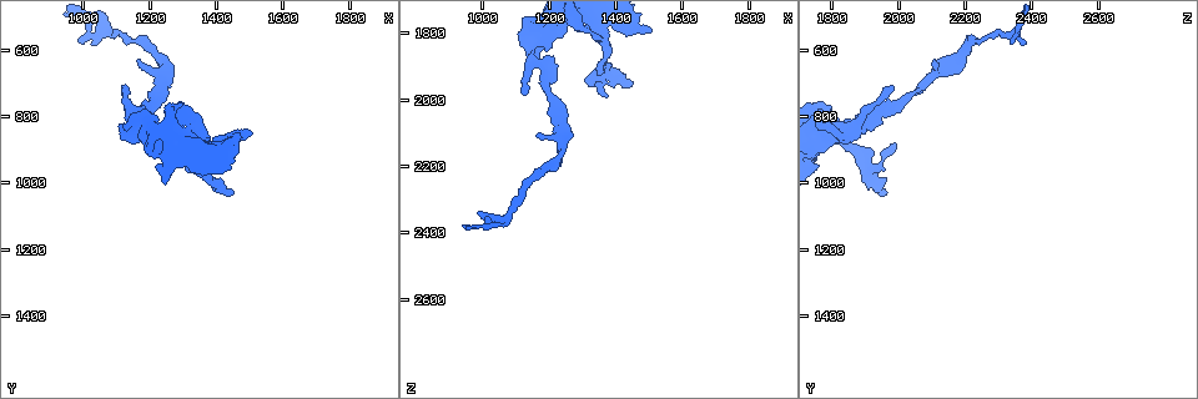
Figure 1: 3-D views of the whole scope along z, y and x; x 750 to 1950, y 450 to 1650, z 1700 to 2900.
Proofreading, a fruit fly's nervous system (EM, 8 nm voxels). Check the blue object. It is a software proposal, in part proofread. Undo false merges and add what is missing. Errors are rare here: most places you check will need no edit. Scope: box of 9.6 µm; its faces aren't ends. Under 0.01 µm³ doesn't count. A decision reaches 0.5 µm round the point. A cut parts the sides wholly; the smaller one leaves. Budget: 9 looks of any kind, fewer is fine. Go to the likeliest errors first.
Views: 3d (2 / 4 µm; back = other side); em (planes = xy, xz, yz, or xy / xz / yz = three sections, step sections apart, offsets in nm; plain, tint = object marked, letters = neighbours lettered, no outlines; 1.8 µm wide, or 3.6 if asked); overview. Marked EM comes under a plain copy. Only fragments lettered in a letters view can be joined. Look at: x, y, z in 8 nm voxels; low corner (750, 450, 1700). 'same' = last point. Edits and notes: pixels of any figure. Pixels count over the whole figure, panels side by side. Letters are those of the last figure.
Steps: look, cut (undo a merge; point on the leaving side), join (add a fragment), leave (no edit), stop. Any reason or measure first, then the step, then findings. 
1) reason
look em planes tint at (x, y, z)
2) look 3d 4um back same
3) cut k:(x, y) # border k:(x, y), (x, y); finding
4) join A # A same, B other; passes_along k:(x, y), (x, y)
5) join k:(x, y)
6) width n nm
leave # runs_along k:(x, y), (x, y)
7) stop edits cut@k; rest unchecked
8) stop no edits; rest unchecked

branch stops here
look em planes letters at (1380, 890, 1990)

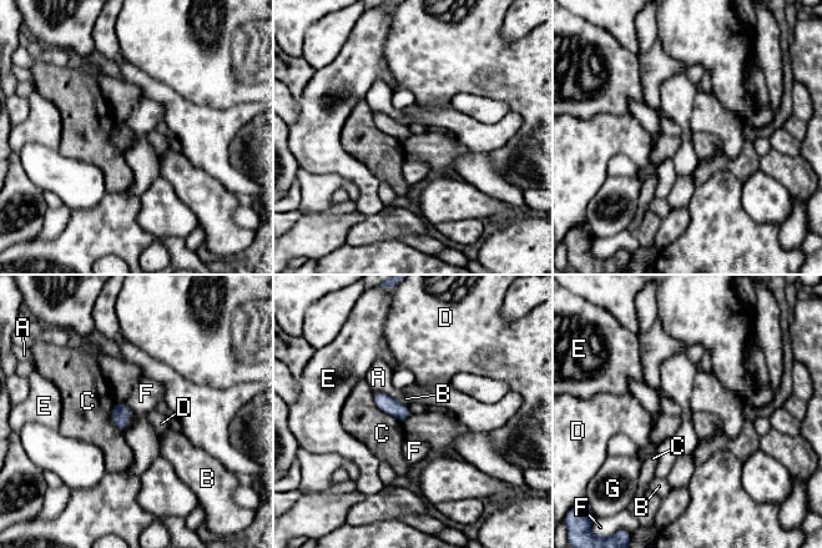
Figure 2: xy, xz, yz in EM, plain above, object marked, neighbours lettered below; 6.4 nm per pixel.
longest_contact C 260 nm
leave # A other, B other, C other, D other, E other, F other, G other; border 2:(132, 412), (125, 428); no lettered fragment goes on from it

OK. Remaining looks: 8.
free end
look em planes letters at (1130, 710, 1980)

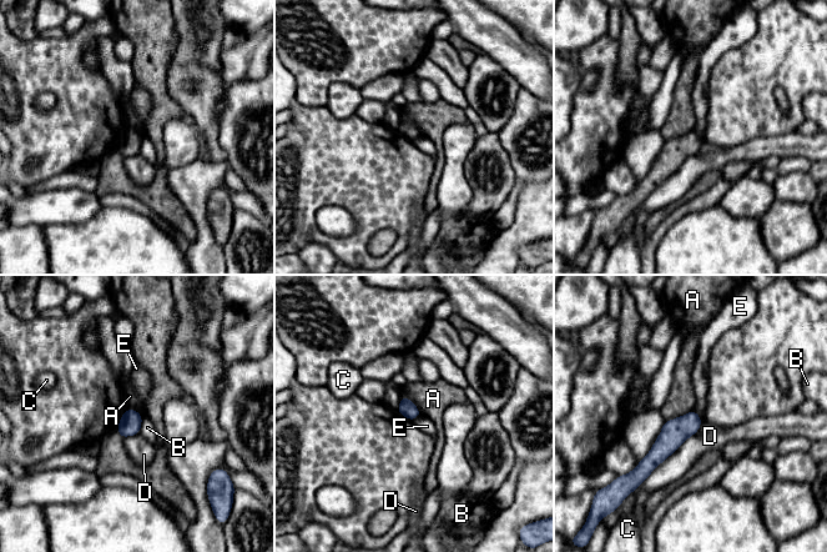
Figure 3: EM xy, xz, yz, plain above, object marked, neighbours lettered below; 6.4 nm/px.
leave # A other, B other, C other, D other, E other; border 3:(422, 415), (412, 421); none of them fits

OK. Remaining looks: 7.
sudden change in width
look 3d 2um back at (1180, 840, 1800)

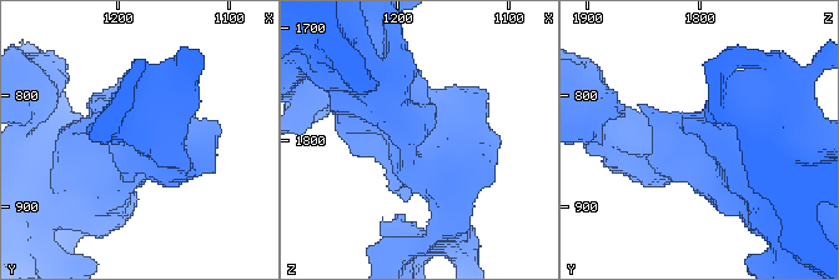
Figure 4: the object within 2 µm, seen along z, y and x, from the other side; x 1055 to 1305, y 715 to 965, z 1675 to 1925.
look em xy step 8 tint at (1184, 844, 1794)

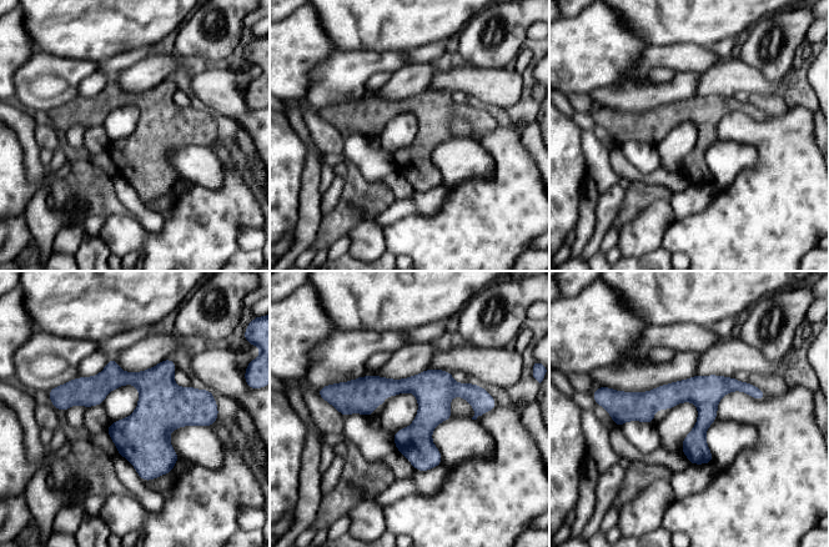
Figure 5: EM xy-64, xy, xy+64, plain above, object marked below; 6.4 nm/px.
look em yz step 16 letters same

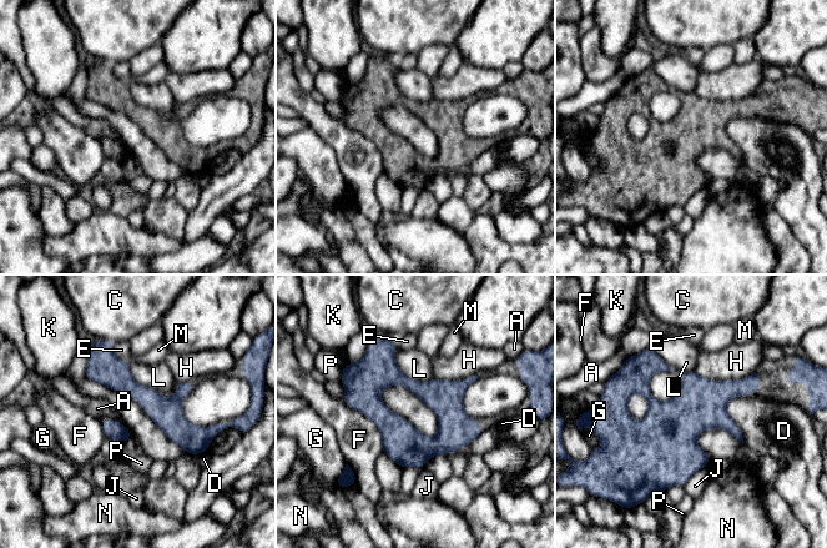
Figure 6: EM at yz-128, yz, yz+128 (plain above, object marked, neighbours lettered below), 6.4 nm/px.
width 90 nm
leave # A other, C other, D other, E other, F other, G other, H other, J other, K other, L other, M other, N other, P other; runs_along 6:(90, 360), (145, 395), (200, 448); continuous, no second neuron

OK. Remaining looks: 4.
tapers out
look em planes letters at (980, 580, 2340)

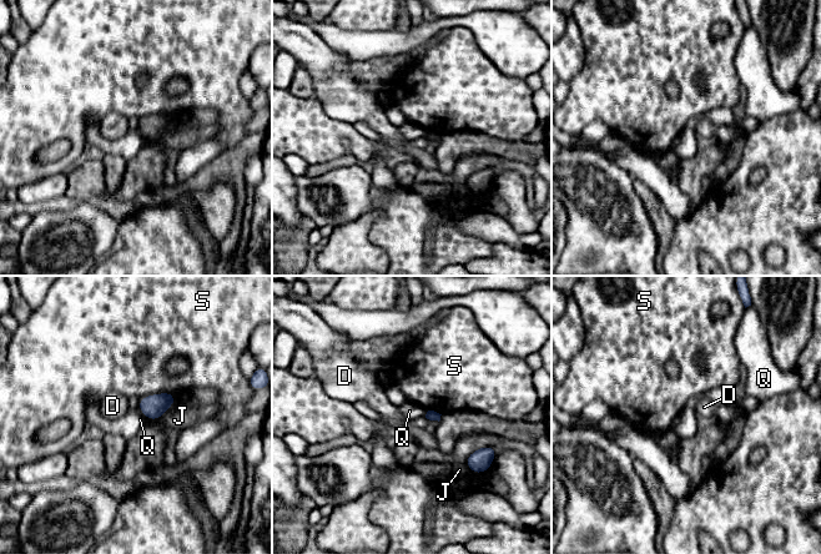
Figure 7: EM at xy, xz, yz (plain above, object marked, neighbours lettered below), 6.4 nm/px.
leave # D other, J other, Q other, S other; border 7:(139, 398), (139, 408), (141, 411); none of them fits

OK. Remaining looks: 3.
stop no edits; rest unchecked

